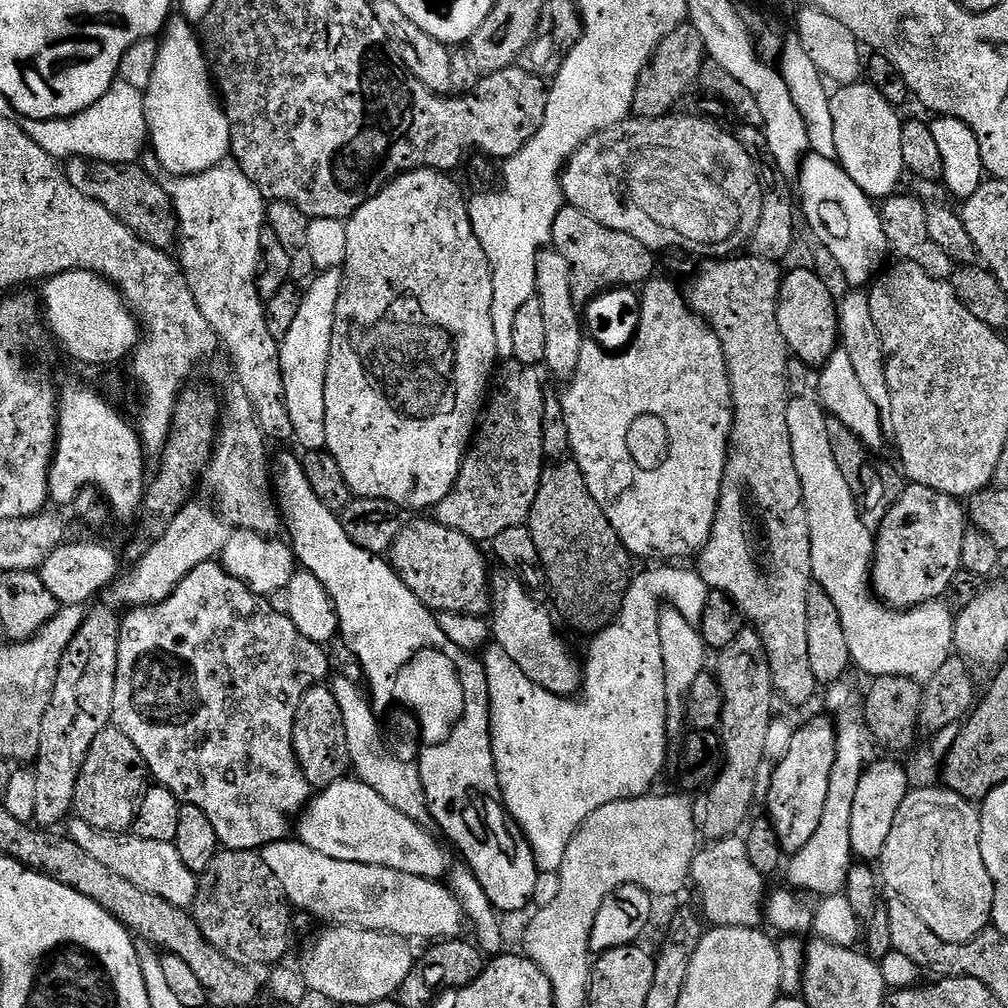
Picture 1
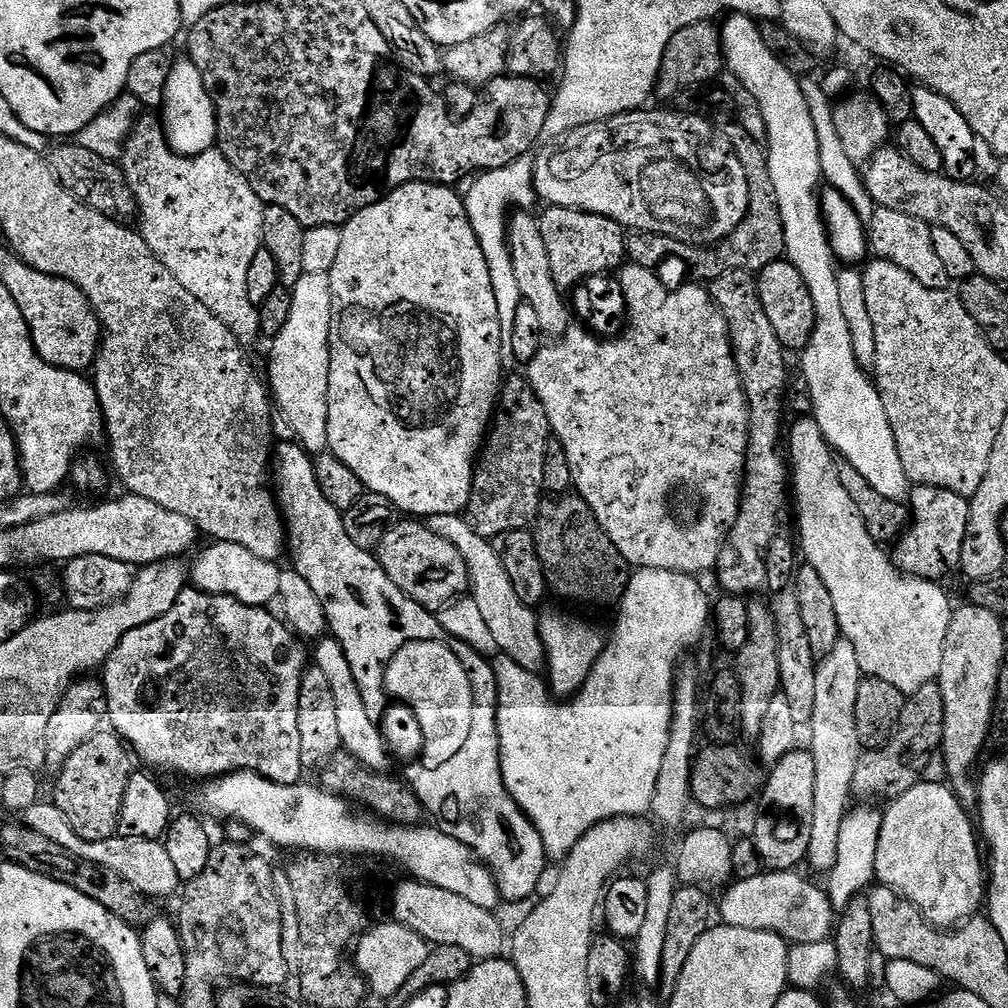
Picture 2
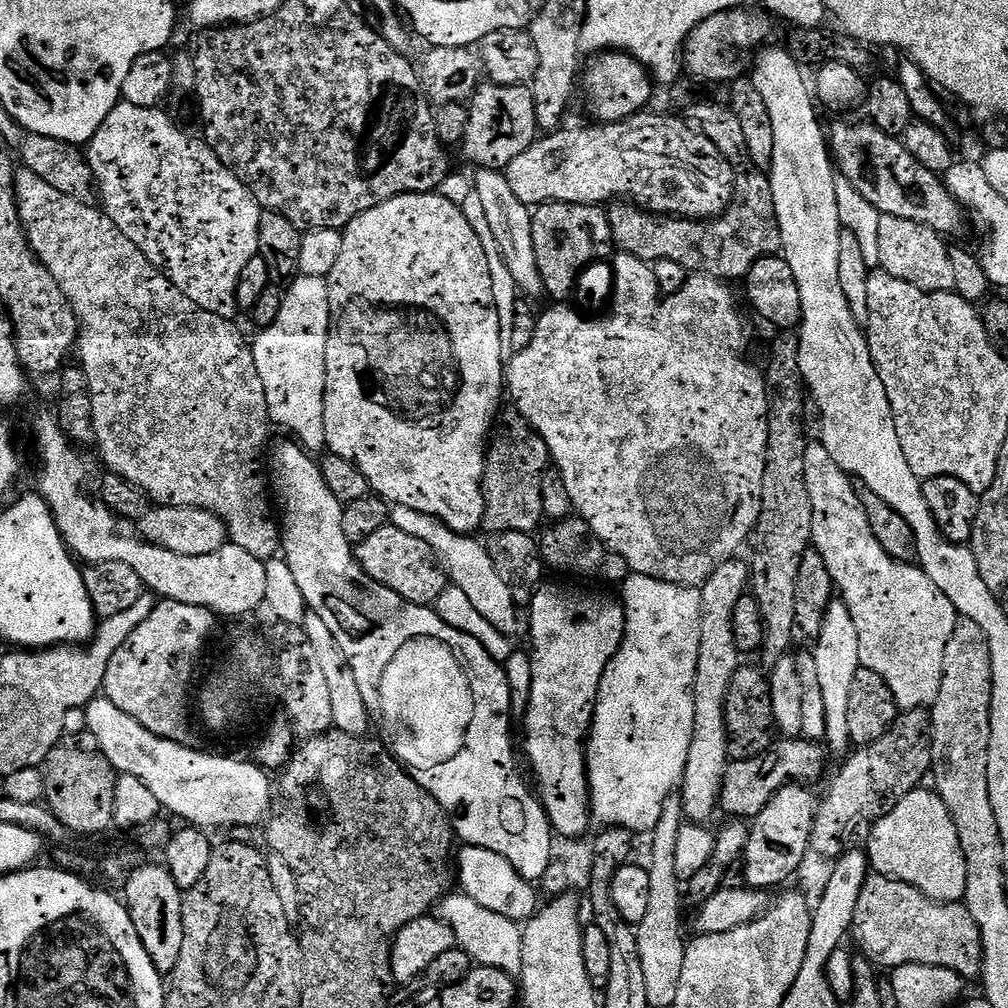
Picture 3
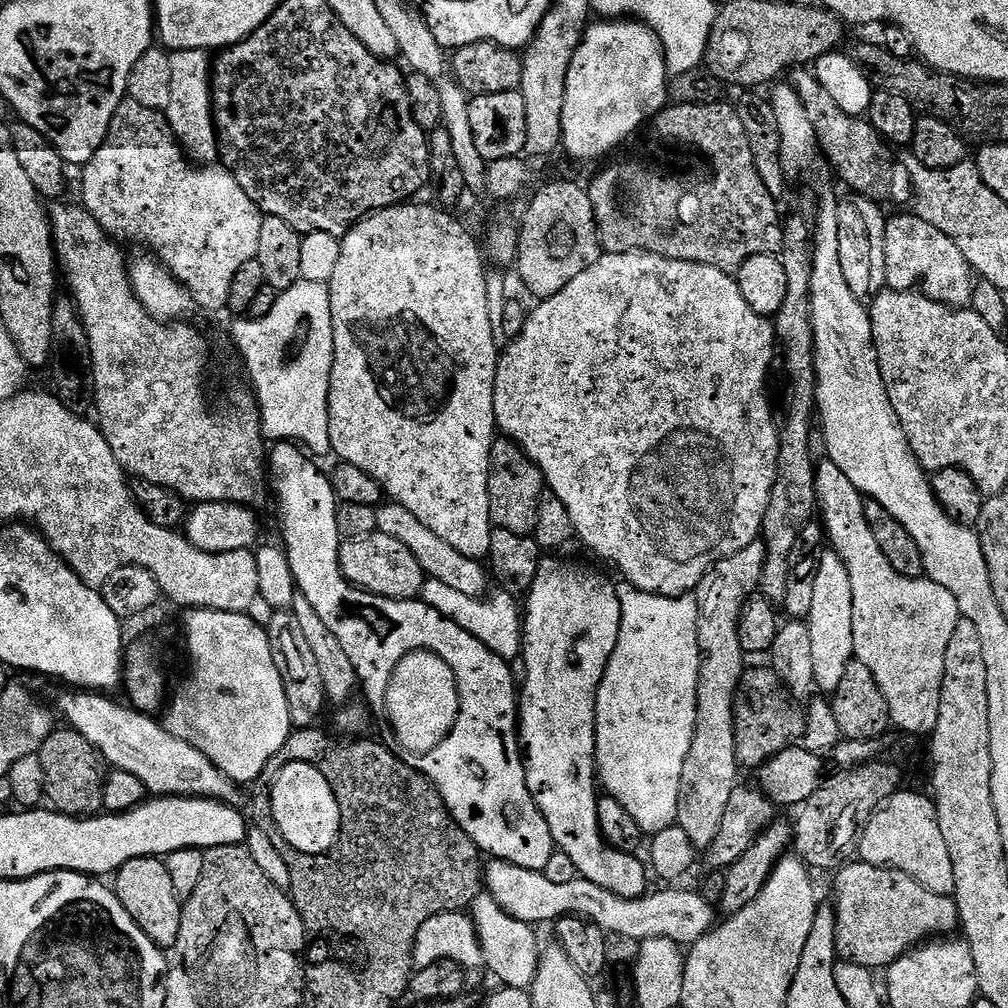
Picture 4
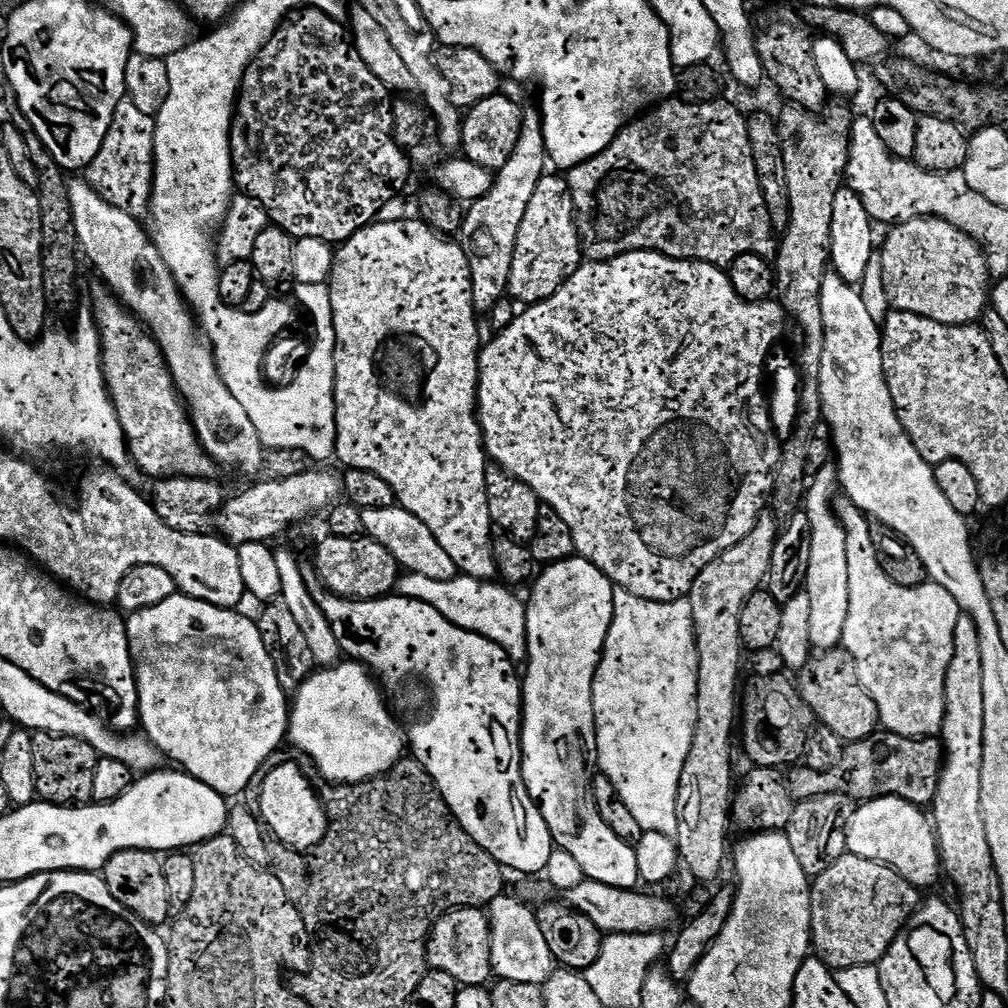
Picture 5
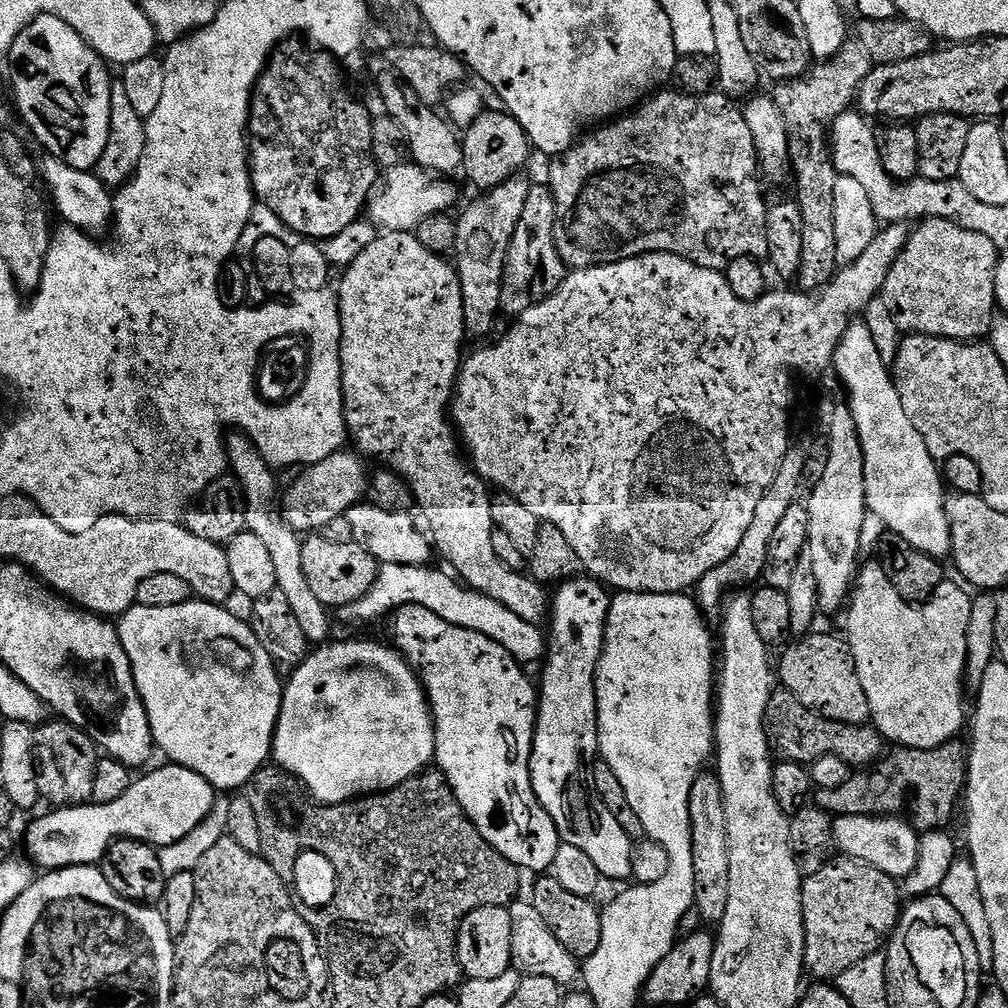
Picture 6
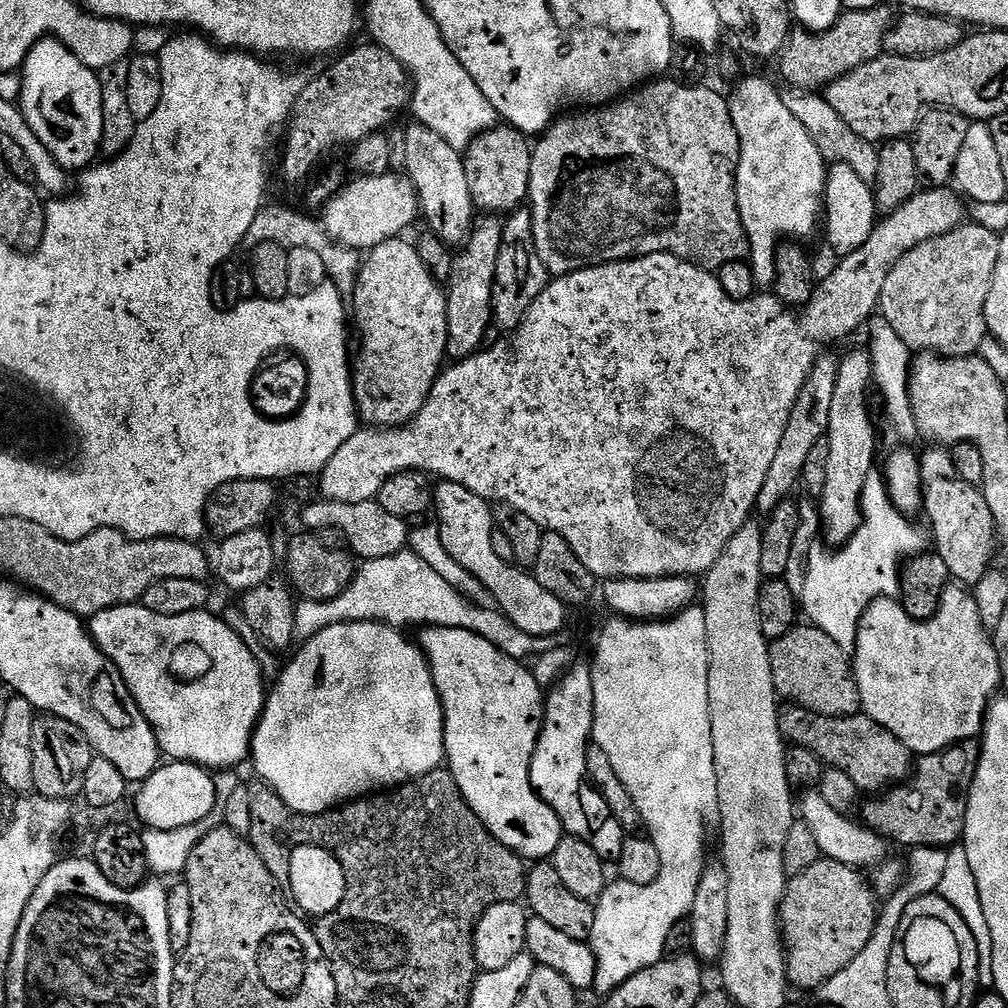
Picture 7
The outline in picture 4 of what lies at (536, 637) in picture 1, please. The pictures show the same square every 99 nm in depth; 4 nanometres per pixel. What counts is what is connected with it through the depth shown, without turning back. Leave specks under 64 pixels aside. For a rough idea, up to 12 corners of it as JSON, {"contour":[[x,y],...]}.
{"contour":[[395,502],[376,508],[379,532],[398,538],[425,577],[483,597],[485,565],[426,530]]}

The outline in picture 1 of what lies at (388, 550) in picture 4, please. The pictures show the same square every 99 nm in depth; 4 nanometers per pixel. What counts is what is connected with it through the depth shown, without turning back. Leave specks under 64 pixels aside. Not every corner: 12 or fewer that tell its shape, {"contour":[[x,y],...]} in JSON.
{"contour":[[412,520],[390,563],[433,613],[487,617],[477,541]]}

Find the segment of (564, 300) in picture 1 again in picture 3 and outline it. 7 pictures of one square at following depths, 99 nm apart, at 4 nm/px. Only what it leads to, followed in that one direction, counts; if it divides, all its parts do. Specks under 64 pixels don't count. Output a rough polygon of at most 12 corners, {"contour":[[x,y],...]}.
{"contour":[[481,168],[482,202],[498,250],[525,297],[545,295],[533,209],[503,171]]}

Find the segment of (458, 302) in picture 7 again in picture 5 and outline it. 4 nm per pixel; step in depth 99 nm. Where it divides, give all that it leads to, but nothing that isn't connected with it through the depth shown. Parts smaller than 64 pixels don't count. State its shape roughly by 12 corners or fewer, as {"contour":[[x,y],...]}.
{"contour":[[539,111],[510,162],[471,201],[458,242],[472,301],[508,296],[522,217],[550,161]]}

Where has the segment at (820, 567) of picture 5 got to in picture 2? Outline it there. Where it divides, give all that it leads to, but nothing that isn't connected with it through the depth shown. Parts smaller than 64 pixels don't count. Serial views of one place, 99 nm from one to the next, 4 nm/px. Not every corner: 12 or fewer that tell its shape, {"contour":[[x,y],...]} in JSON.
{"contour":[[843,638],[816,665],[807,863],[838,858],[862,755],[858,653]]}

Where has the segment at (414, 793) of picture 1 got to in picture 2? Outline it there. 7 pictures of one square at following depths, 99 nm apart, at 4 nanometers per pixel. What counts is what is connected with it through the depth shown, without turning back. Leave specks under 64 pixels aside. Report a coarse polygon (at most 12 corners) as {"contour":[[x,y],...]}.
{"contour":[[315,644],[314,666],[334,689],[341,749],[370,770],[393,757],[373,709],[362,702],[346,650]]}

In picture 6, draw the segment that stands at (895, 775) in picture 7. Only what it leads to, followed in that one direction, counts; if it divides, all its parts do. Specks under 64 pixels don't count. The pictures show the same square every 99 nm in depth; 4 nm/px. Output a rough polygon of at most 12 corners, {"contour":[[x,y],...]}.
{"contour":[[773,691],[764,715],[781,761],[811,765],[840,756],[872,766],[886,741],[868,724],[812,712]]}

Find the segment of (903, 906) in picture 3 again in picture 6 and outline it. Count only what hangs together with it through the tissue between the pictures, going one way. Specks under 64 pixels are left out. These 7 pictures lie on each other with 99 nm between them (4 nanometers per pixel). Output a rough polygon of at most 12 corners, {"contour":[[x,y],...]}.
{"contour":[[839,859],[803,877],[804,966],[835,981],[881,951],[902,892]]}

